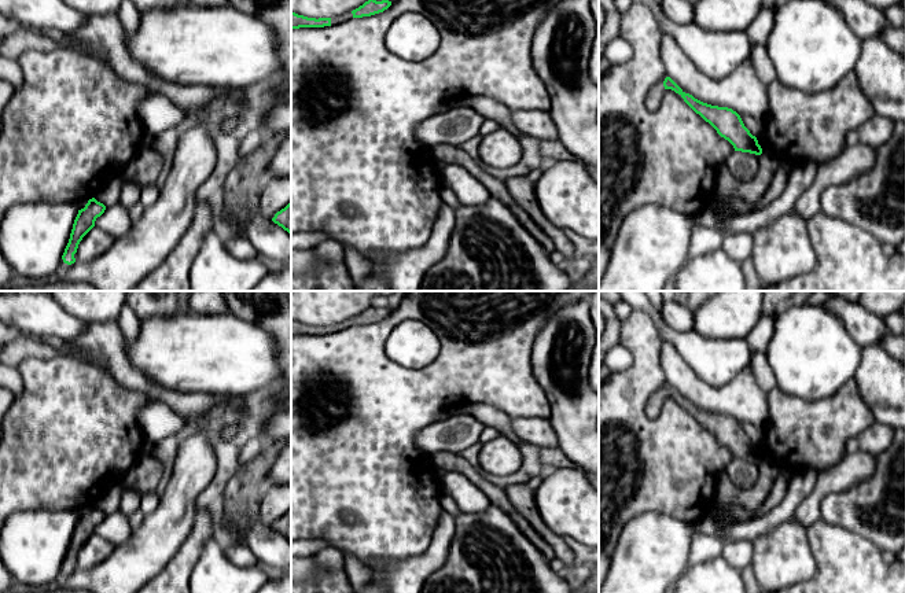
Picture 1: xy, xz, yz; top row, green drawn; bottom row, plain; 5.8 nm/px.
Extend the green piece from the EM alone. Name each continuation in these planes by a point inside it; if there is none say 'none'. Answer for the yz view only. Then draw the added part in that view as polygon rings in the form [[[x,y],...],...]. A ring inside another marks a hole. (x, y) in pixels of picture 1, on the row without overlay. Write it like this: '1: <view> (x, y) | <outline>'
1: yz (657, 400) | [[[662,391],[654,393],[645,405],[645,413],[650,417],[656,417],[663,402],[665,402],[665,394]]]

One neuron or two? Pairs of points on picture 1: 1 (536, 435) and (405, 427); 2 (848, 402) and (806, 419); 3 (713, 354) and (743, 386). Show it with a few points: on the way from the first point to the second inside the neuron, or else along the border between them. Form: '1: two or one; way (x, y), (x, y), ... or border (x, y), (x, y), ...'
1: two; border (548, 417), (511, 419)
2: one; way (838, 412), (831, 419), (816, 419)
3: two; border (749, 363), (729, 385), (710, 386), (703, 382)

